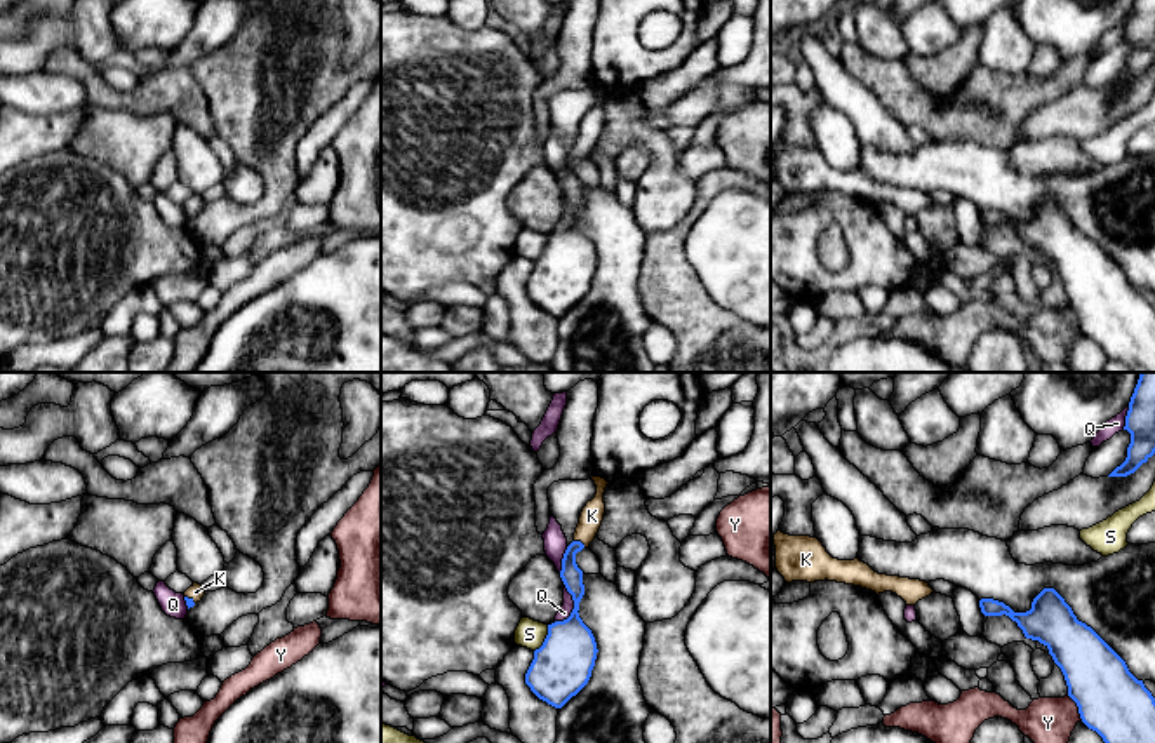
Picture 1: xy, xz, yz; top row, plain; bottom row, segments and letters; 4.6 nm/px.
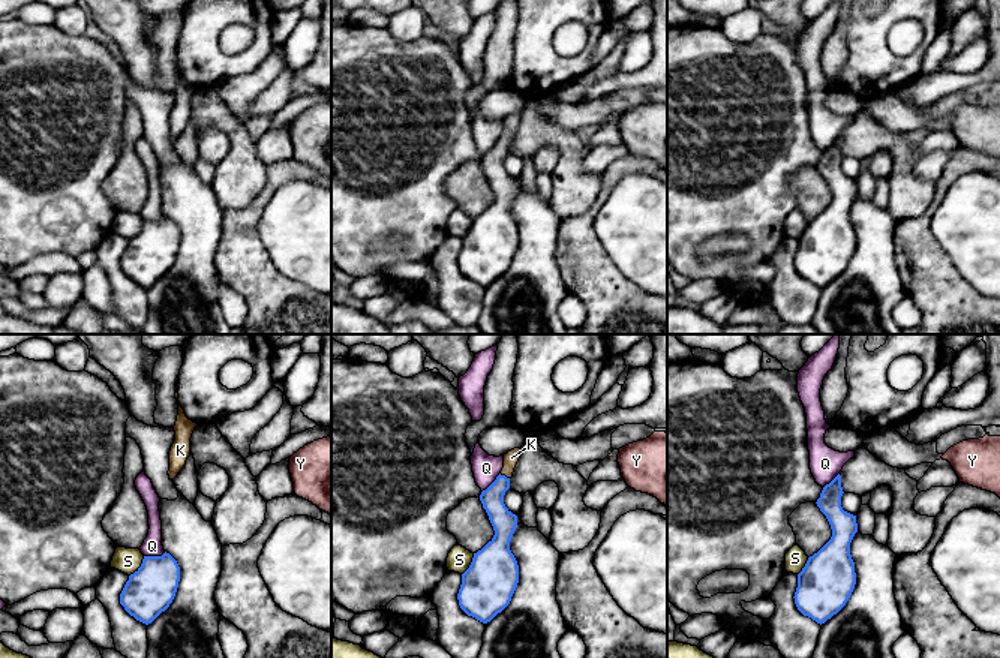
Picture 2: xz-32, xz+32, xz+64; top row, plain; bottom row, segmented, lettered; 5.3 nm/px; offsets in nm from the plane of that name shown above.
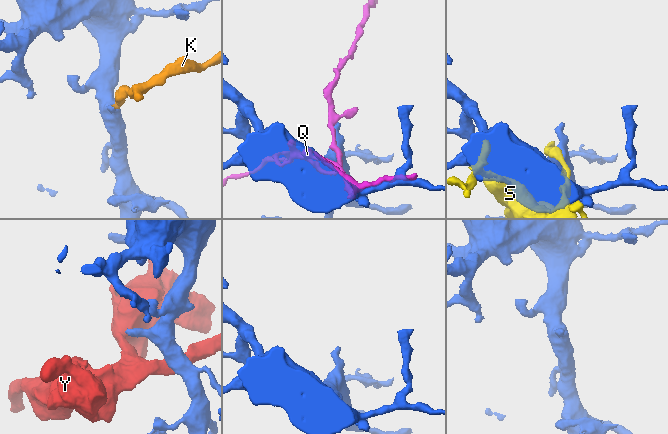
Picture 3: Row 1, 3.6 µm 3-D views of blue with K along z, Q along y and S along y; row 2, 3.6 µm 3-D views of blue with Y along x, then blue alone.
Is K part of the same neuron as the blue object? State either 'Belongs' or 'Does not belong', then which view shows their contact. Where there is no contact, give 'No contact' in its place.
Belongs. Touches blue in xz

